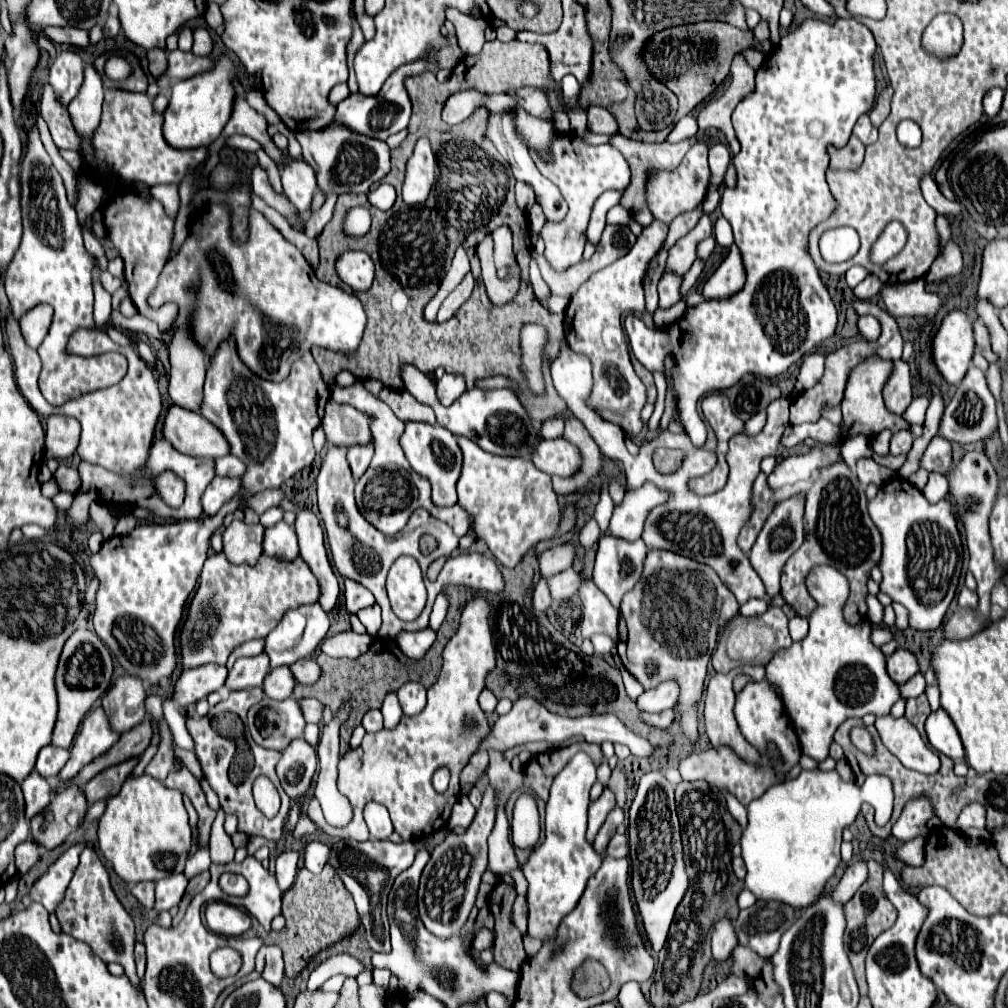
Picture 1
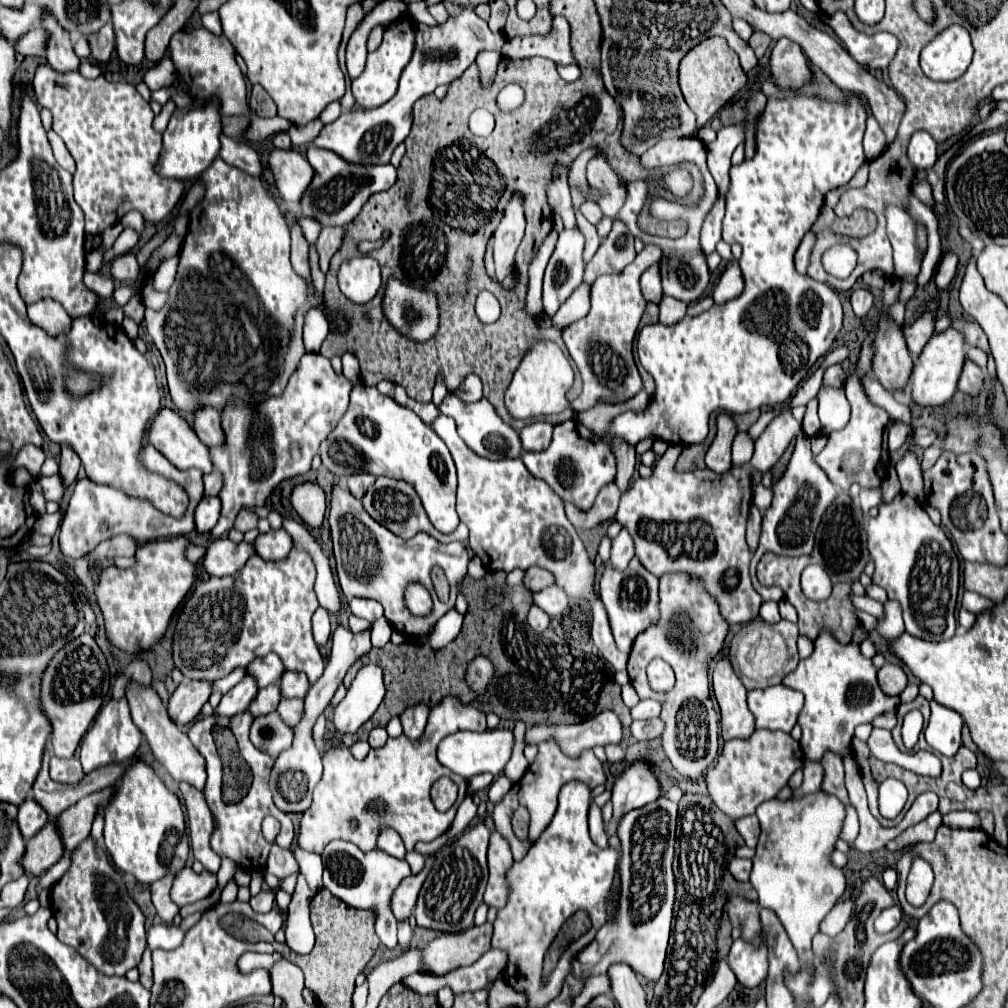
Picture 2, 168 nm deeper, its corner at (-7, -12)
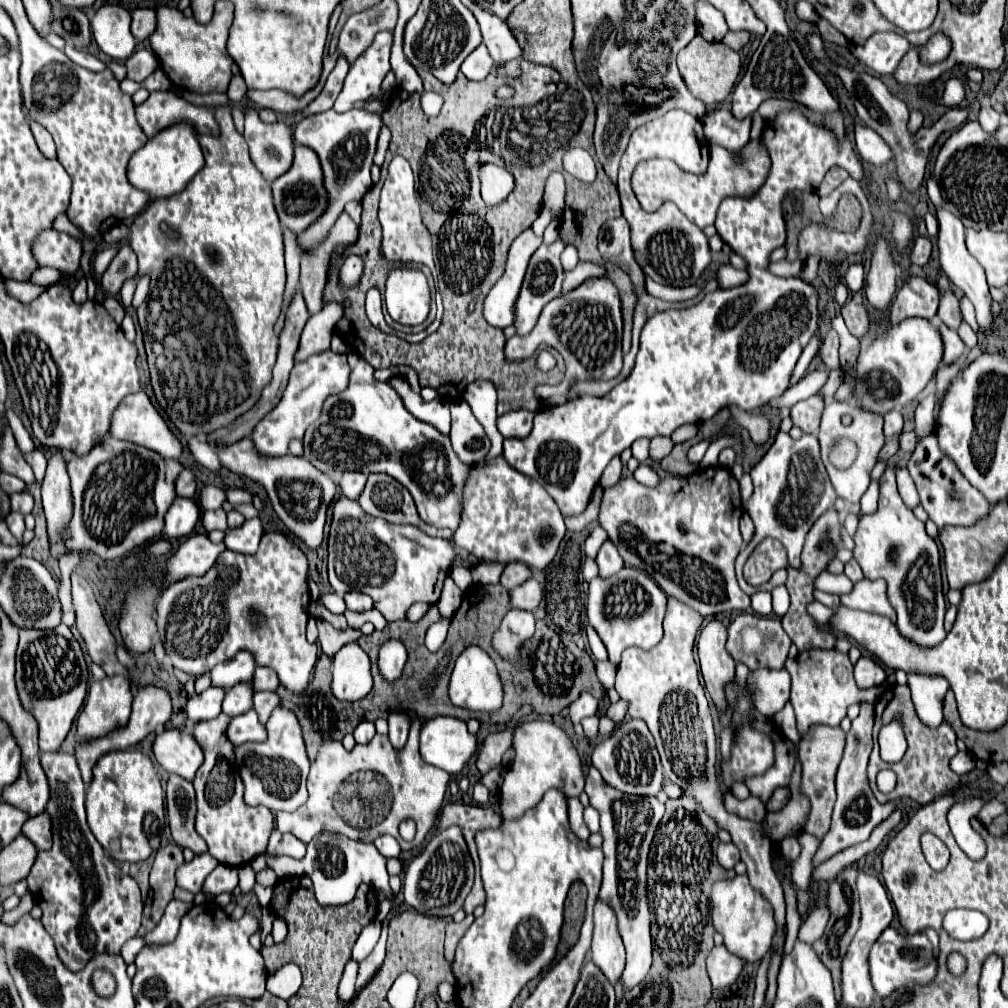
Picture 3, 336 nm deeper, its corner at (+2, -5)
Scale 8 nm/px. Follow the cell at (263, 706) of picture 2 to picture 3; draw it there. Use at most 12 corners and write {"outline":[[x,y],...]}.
{"outline":[[250,682],[232,686],[222,700],[228,716],[244,714],[250,706]]}

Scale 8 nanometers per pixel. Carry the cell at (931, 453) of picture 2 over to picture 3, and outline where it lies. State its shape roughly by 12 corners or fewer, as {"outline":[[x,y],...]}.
{"outline":[[904,430],[899,435],[898,446],[912,452],[918,440],[914,430]]}

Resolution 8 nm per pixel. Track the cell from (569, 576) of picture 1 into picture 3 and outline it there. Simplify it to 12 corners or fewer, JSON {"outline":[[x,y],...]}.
{"outline":[[534,578],[510,590],[512,610],[534,610],[544,596]]}

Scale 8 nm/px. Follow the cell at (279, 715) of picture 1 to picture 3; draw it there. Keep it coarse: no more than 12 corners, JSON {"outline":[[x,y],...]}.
{"outline":[[254,710],[230,718],[226,738],[242,742],[262,742],[264,724]]}

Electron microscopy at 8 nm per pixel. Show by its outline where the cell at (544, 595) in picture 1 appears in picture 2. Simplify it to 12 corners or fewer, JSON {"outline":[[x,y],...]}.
{"outline":[[537,605],[529,609],[527,623],[537,631],[549,627],[549,615]]}

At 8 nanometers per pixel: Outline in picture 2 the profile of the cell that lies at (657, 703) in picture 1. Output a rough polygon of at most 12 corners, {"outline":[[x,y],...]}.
{"outline":[[651,699],[631,709],[633,719],[659,717],[661,705]]}

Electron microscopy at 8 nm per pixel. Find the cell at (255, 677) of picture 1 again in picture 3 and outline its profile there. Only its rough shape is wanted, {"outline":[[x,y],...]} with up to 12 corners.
{"outline":[[216,686],[194,694],[186,702],[186,730],[222,712]]}

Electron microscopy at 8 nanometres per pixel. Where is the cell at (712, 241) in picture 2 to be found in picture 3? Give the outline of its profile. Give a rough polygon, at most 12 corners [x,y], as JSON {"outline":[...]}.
{"outline":[[762,136],[712,146],[704,174],[644,160],[632,190],[646,212],[674,202],[698,228],[722,198],[754,196],[770,172]]}

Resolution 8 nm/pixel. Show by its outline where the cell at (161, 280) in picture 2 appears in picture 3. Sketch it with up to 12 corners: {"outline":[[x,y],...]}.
{"outline":[[146,276],[136,282],[134,308],[144,302],[150,282]]}

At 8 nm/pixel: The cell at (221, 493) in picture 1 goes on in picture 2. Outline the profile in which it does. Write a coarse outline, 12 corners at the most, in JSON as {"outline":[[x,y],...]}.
{"outline":[[203,497],[195,527],[209,533],[221,513],[219,497]]}

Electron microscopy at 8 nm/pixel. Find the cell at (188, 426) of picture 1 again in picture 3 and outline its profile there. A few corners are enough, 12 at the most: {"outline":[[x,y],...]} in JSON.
{"outline":[[144,390],[112,414],[110,436],[178,460],[180,440]]}

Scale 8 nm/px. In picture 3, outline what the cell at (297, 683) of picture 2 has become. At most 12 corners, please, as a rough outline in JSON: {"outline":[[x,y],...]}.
{"outline":[[256,668],[252,690],[278,688],[278,676],[272,670]]}

